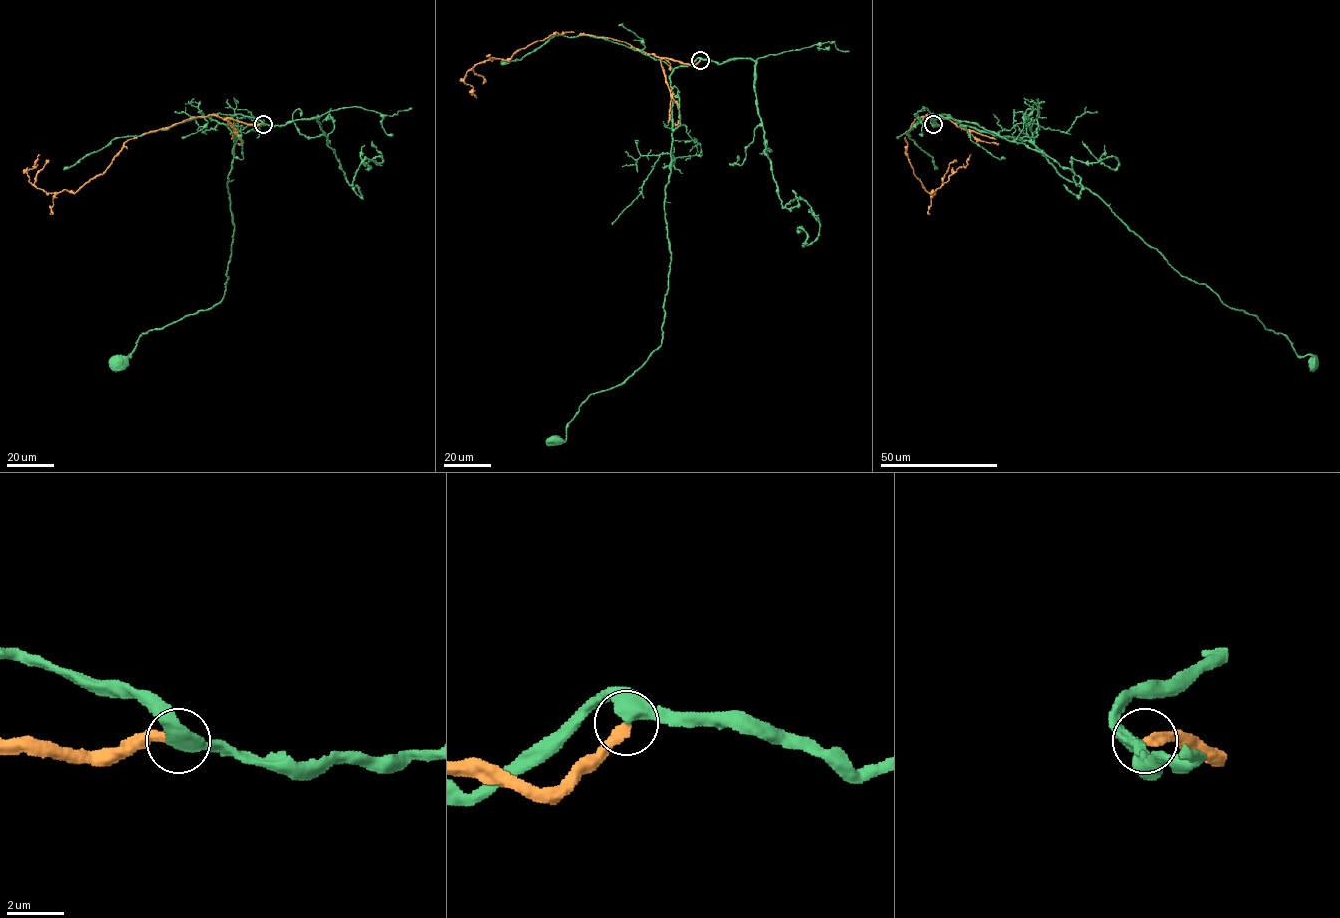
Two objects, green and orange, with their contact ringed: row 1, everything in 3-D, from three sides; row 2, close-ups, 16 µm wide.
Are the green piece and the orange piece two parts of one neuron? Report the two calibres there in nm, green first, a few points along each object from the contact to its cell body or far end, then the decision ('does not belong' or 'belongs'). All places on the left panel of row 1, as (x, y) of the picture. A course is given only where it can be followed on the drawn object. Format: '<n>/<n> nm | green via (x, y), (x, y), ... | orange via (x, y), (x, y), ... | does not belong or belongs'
440/360 nm | green via (263, 124), (232, 117), (227, 186), (234, 229), (225, 295), (212, 308), (142, 333), (130, 355), (117, 361) | orange via (263, 124), (208, 115), (143, 134), (74, 193), (48, 193), (29, 182), (27, 171), (39, 154) | does not belong

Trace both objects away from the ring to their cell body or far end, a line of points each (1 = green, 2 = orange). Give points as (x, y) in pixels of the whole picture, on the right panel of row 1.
1: (933, 124), (946, 114), (998, 137), (1029, 140), (1181, 275), (1257, 316), (1314, 361)
2: (933, 124), (927, 115), (916, 118), (905, 139), (926, 191), (965, 167), (970, 154)

